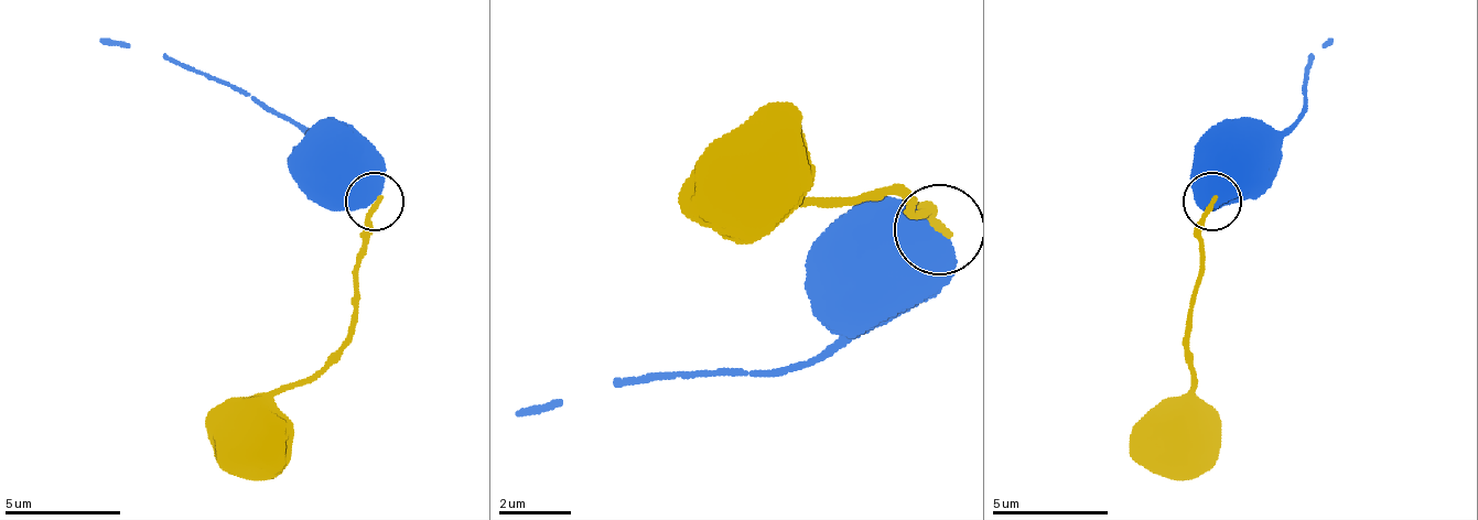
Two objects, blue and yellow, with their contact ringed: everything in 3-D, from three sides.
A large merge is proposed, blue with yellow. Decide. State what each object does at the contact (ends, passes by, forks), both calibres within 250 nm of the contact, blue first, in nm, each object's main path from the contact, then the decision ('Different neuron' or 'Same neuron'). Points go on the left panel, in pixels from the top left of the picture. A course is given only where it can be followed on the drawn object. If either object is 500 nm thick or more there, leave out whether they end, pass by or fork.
Thickness 850 nm (blue) against 240 nm. Course of blue: (373, 203), (373, 180), (338, 144), (344, 156). Course of yellow: (373, 203), (362, 233), (349, 337), (273, 401), (273, 424), (256, 436). Different neuron

